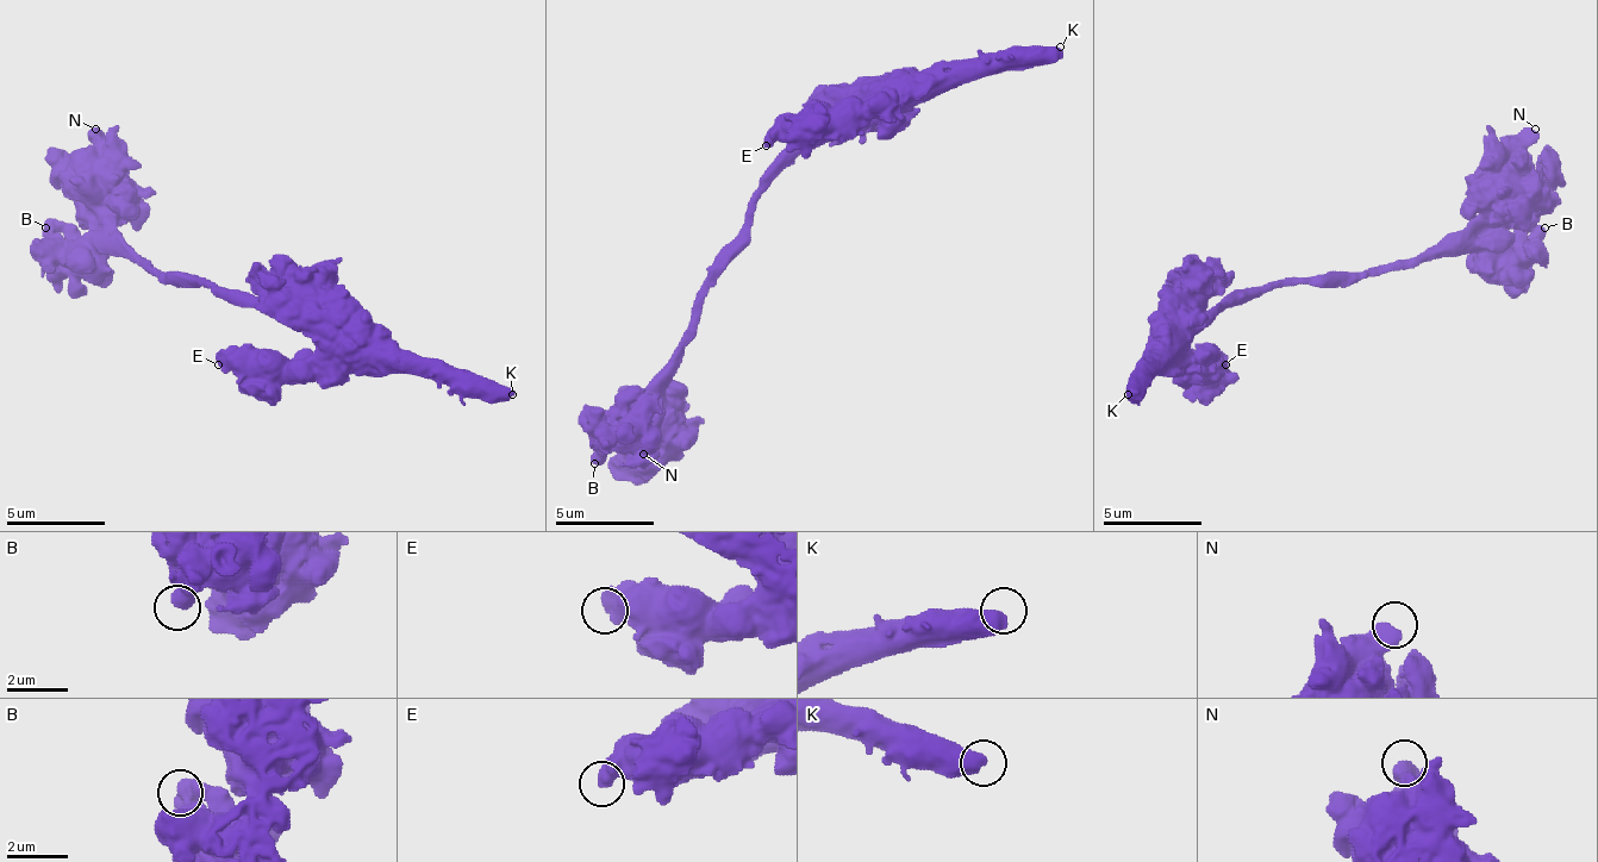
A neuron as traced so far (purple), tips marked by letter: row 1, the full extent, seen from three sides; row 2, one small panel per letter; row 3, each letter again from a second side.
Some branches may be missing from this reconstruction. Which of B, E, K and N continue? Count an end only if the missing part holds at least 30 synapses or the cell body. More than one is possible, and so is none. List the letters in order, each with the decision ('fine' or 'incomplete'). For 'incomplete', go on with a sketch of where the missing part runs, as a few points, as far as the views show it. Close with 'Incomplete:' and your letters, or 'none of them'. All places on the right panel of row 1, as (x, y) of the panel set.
B: fine
E: fine
K: incomplete
N: fine
Incomplete: K

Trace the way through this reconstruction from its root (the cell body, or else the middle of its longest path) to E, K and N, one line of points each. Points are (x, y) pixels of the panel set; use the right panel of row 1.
E: (1177, 335), (1200, 360), (1221, 360), (1225, 364)
K: (1177, 335), (1177, 350), (1128, 394)
N: (1177, 335), (1200, 316), (1274, 286), (1353, 281), (1441, 251), (1535, 129)

